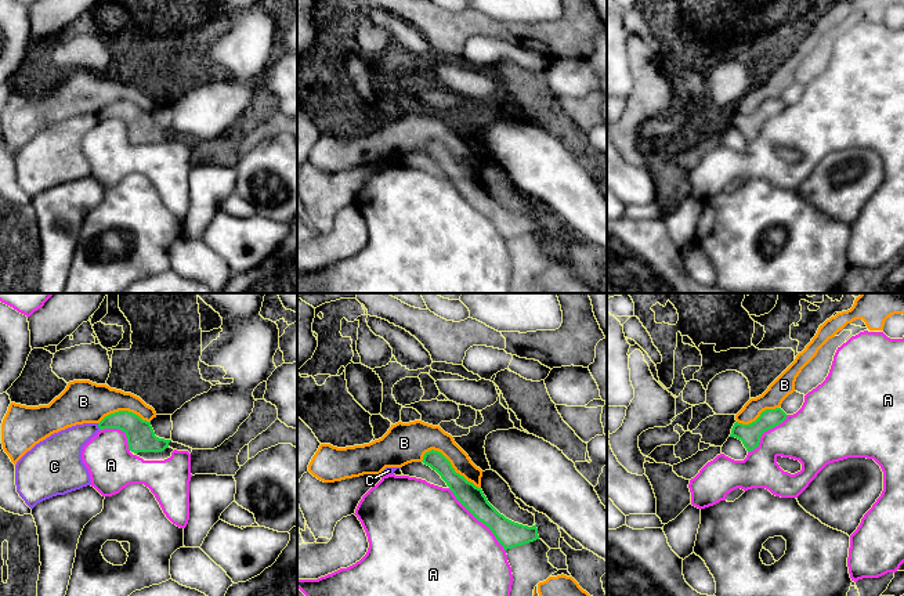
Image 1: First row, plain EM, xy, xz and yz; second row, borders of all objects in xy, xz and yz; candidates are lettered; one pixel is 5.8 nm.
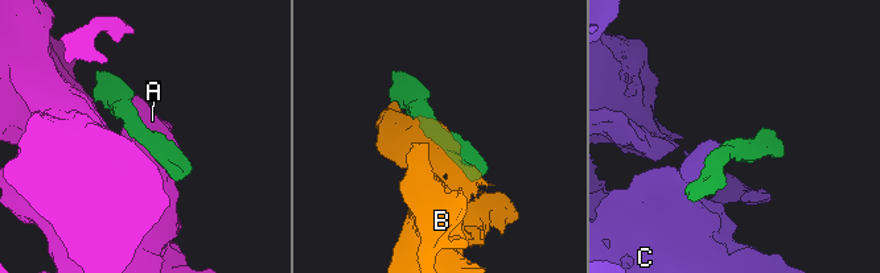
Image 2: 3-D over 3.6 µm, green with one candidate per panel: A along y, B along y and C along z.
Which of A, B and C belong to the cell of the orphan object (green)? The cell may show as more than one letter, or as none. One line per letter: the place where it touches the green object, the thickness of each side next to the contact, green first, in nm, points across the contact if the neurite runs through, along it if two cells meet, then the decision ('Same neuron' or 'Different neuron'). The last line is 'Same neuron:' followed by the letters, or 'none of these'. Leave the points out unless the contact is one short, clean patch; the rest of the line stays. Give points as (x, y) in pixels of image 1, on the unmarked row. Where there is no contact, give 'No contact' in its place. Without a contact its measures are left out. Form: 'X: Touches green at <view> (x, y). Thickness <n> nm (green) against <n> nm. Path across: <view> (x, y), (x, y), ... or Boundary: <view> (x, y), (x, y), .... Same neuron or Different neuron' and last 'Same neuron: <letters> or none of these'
A: Touches green at xz (478, 210). Thickness 160 nm (green) against 500 nm. Different neuron
B: Touches green at xz (451, 156). Thickness 140 nm (green) against 190 nm. Same neuron
C: Touches green at xy (98, 116). Thickness 160 nm (green) against 220 nm. Boundary: xy (97, 114), (100, 119). Different neuron
Same neuron: B

